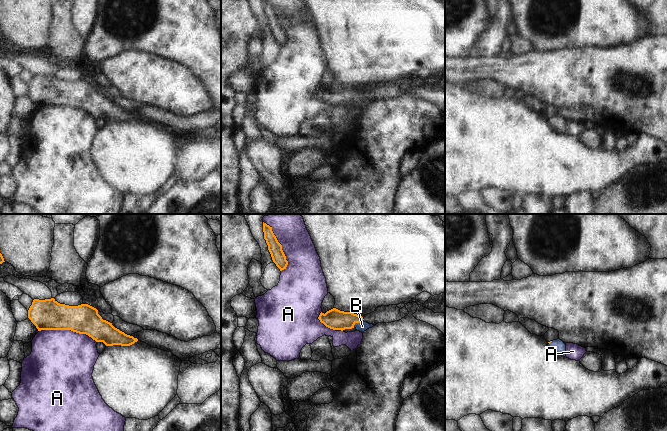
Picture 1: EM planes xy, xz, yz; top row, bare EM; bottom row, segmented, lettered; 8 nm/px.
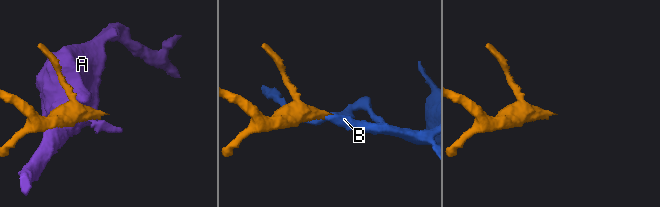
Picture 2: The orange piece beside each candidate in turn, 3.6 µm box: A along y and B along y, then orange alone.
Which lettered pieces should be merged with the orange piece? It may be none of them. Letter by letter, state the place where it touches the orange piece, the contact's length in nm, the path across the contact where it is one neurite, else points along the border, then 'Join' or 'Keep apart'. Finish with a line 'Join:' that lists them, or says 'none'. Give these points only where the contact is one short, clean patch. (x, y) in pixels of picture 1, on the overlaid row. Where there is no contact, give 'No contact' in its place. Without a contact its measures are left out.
A: Touches orange at xy (68, 329). Shared border 480 nm. Keep apart
B: Touches orange at xz (357, 322). Shared border 90 nm. Path across: xz (335, 319), (357, 322), (362, 326). Join
Join: B.

